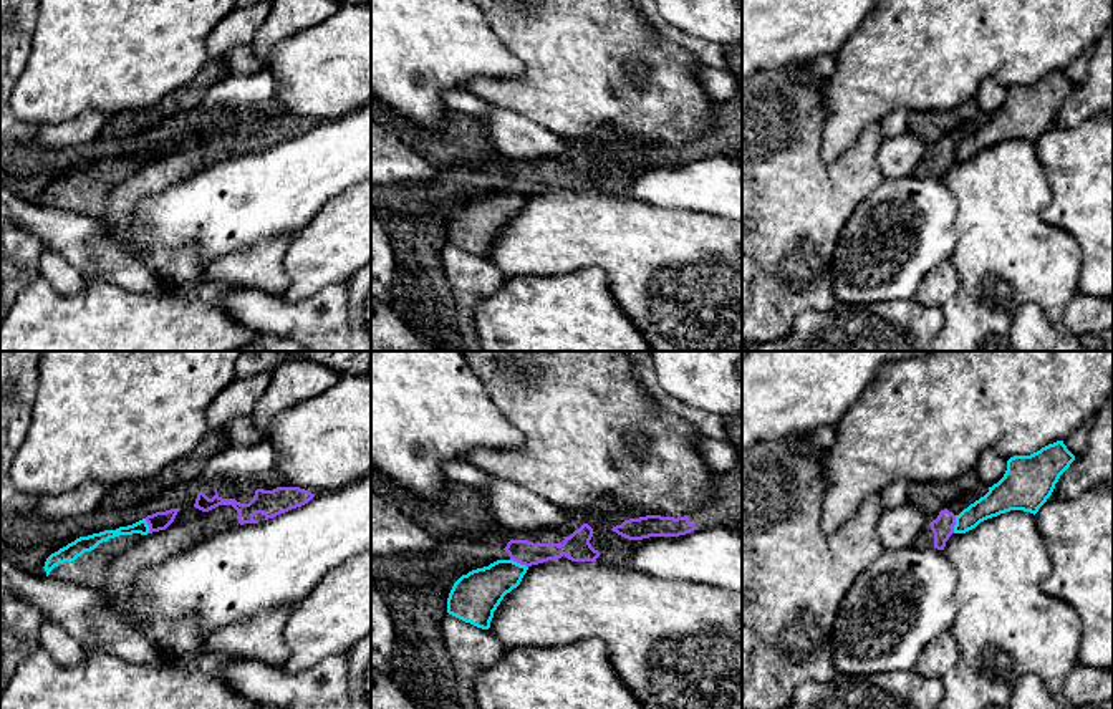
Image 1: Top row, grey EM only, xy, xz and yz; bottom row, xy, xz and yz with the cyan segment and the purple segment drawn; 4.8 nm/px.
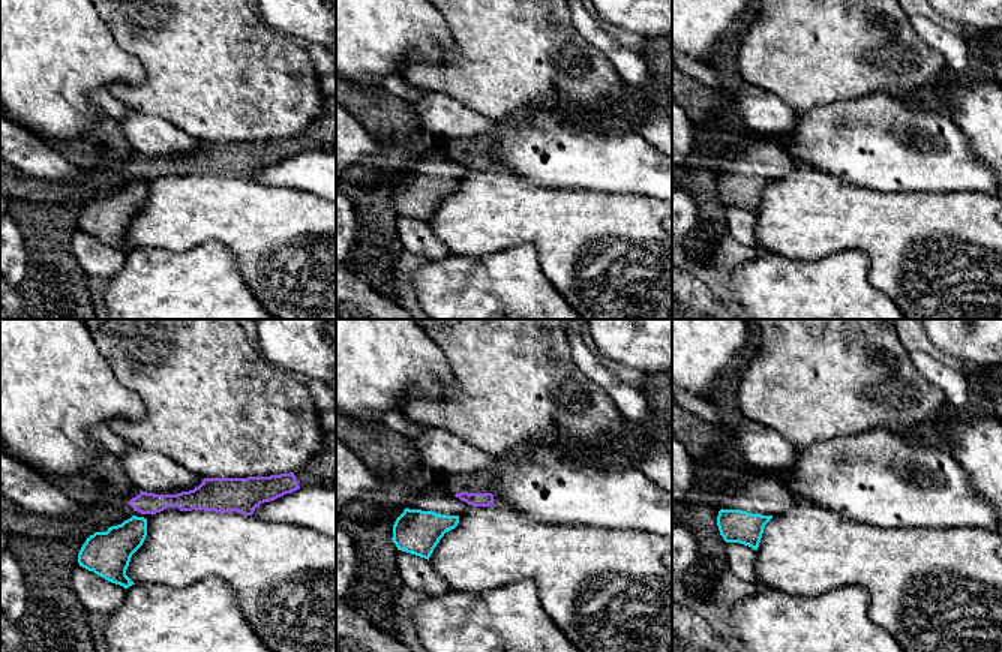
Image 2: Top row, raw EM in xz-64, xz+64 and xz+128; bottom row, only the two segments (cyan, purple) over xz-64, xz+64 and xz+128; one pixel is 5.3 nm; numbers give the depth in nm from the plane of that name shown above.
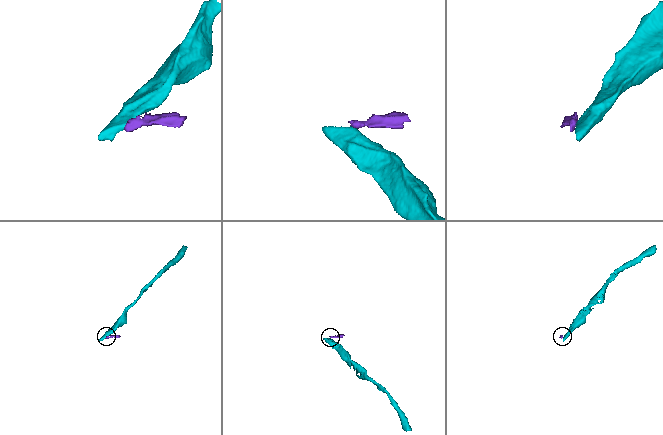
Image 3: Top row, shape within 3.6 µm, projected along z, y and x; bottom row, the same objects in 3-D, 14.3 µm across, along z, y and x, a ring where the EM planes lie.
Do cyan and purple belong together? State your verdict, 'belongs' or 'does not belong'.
does not belong

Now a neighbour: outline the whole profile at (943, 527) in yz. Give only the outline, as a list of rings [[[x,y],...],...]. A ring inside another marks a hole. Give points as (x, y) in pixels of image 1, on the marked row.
[[[947,509],[941,510],[937,518],[929,523],[928,528],[921,530],[913,542],[913,547],[923,550],[934,547],[944,550],[946,542],[954,533],[956,515]]]

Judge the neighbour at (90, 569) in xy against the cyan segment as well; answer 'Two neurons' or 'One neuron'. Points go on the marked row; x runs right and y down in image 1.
One neuron

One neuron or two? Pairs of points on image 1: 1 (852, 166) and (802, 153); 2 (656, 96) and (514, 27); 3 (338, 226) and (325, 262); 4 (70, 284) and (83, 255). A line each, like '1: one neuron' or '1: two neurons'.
1: one neuron
2: one neuron
3: one neuron
4: two neurons

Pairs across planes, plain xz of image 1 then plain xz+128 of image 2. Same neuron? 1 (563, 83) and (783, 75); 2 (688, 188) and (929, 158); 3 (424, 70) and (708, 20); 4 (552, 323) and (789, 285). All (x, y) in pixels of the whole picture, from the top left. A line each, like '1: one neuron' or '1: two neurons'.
1: one neuron
2: one neuron
3: one neuron
4: one neuron

